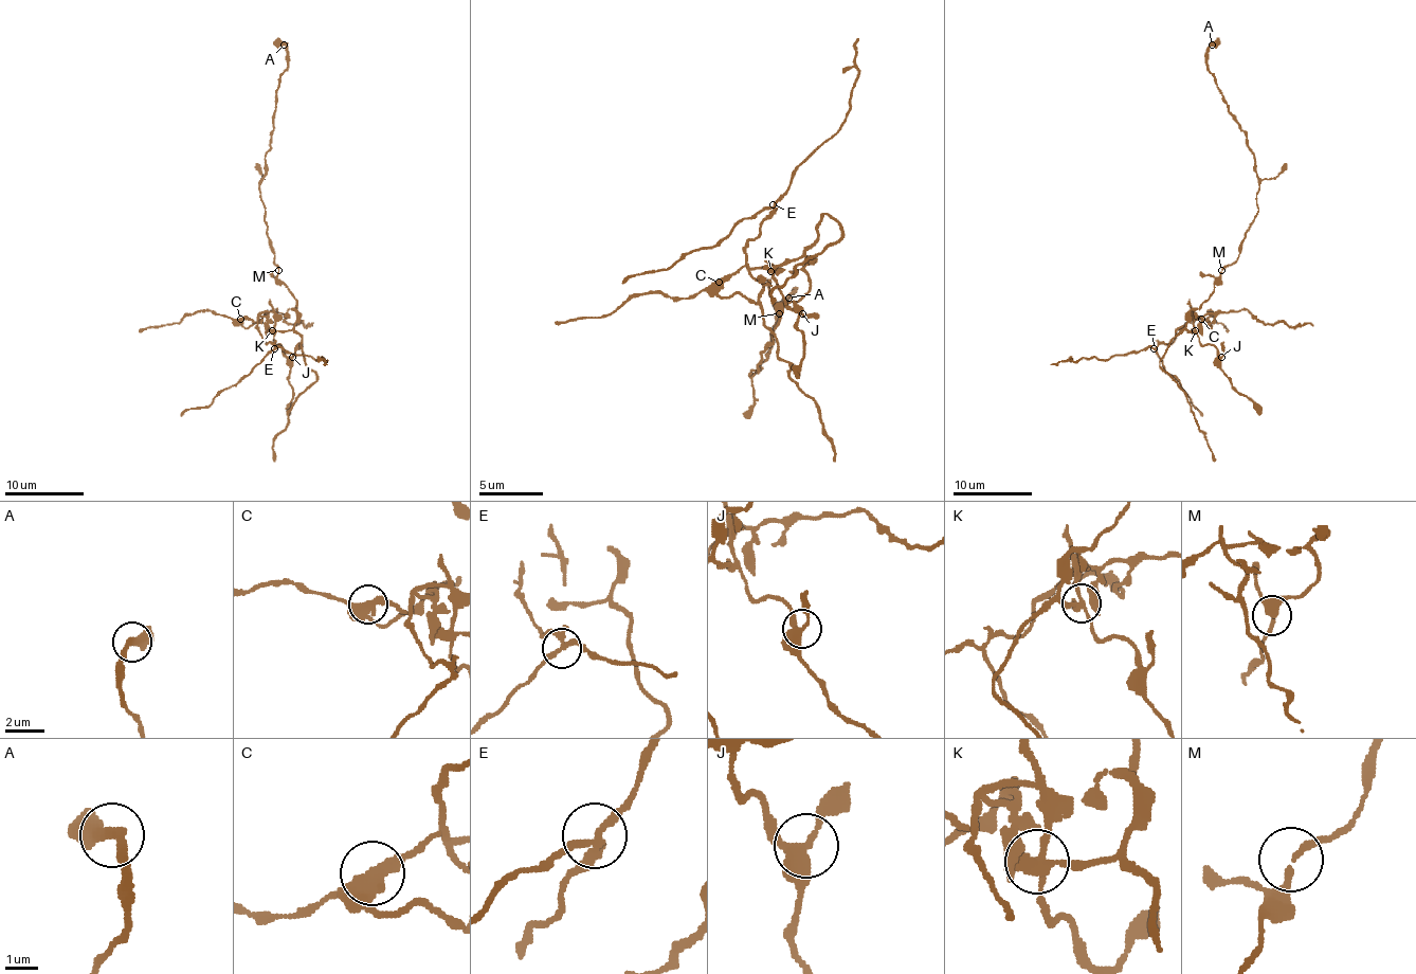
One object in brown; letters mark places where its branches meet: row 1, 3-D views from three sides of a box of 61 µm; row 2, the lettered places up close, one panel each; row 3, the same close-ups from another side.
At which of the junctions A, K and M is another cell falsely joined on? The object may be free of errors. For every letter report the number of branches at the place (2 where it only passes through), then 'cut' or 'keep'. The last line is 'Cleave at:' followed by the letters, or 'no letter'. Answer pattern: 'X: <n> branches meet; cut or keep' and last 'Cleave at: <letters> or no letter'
A: 2 branches meet; keep
K: 3 branches meet; cut
M: 2 branches meet; keep
Cleave at: K

